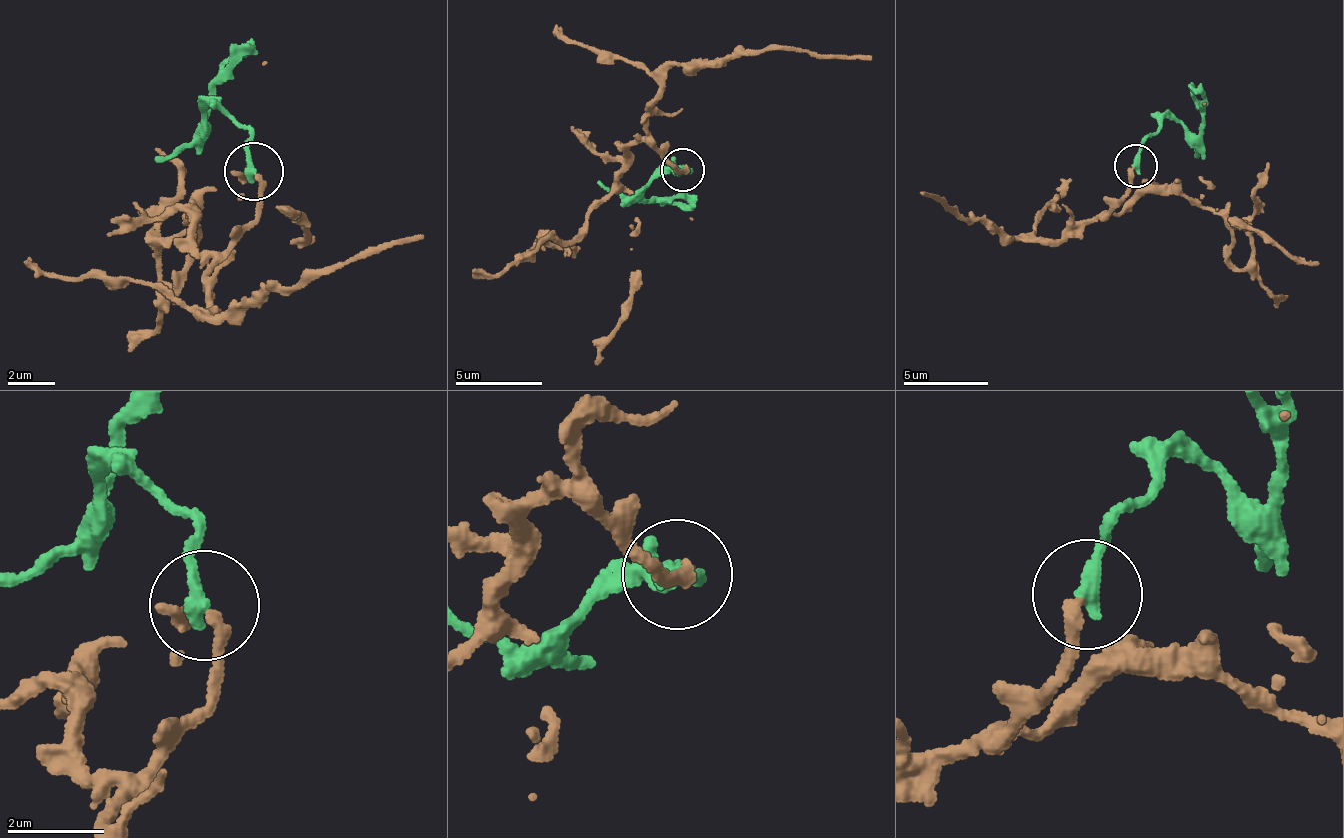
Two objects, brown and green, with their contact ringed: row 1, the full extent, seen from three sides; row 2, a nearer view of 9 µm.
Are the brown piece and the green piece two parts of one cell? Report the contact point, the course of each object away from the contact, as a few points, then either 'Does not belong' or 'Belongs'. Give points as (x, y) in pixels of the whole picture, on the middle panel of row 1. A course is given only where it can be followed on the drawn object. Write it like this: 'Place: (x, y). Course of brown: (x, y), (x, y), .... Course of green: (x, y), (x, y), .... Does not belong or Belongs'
Place: (683, 170). Course of brown: (682, 171), (646, 127), (644, 115), (667, 71), (718, 68), (735, 55), (784, 50), (873, 61). Course of green: (684, 171), (670, 175), (642, 193), (693, 205). Belongs

